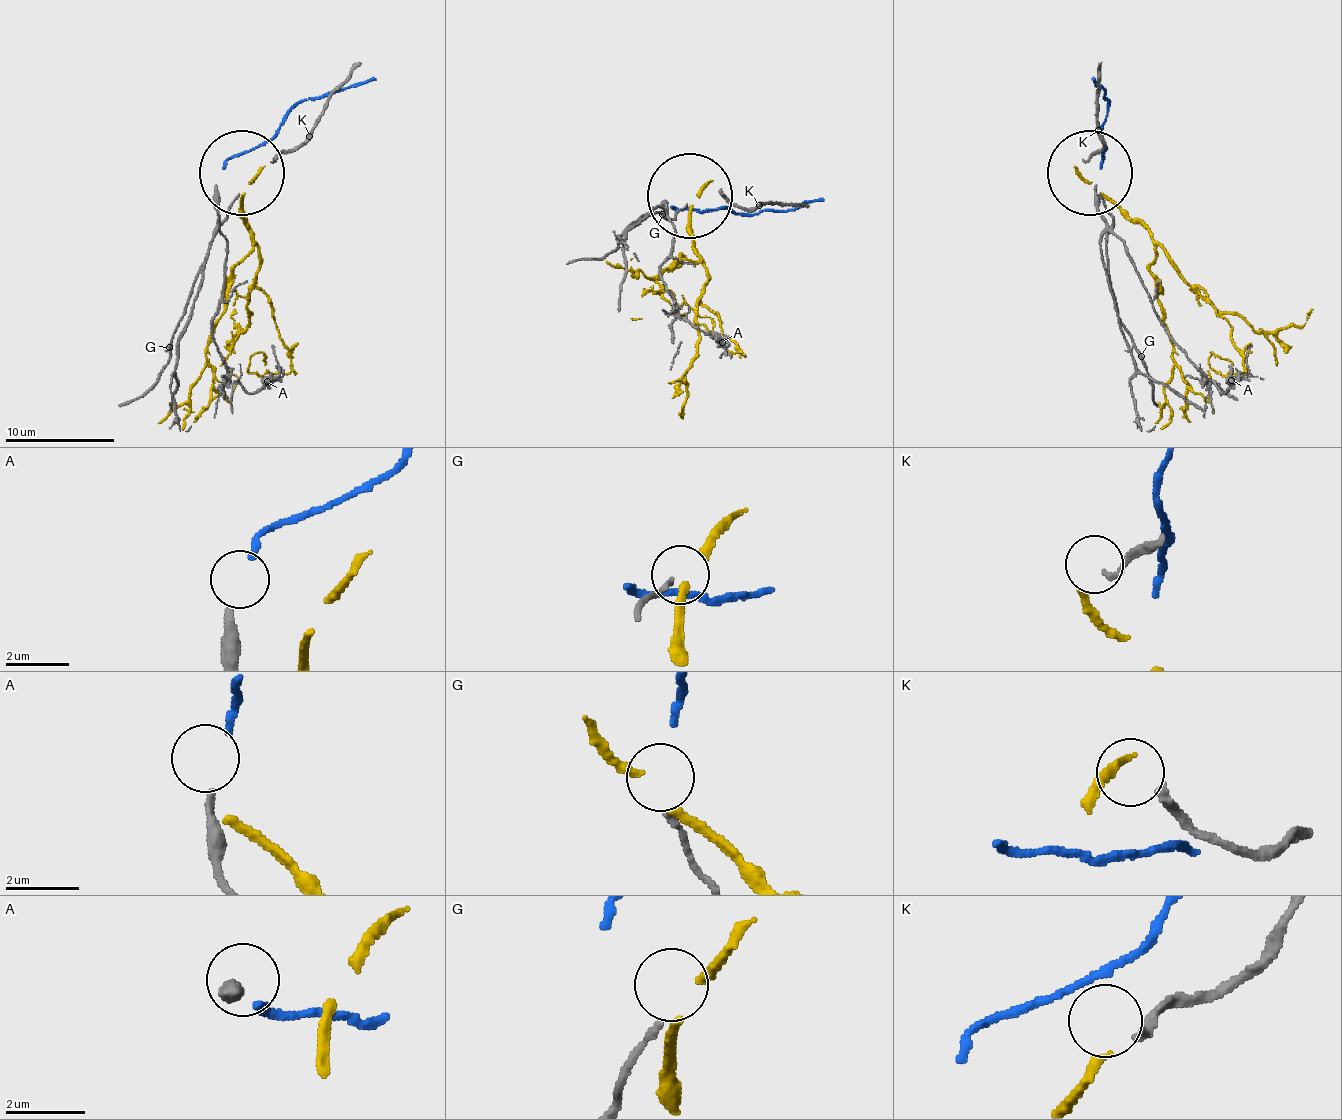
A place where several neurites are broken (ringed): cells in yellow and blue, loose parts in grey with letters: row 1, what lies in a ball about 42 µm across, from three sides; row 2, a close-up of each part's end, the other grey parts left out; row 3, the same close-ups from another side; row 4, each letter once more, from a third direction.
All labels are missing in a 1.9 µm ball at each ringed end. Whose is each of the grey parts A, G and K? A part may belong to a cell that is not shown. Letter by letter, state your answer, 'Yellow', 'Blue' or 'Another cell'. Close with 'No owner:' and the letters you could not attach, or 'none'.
A: Blue
G: Another cell
K: Yellow
No owner: G

